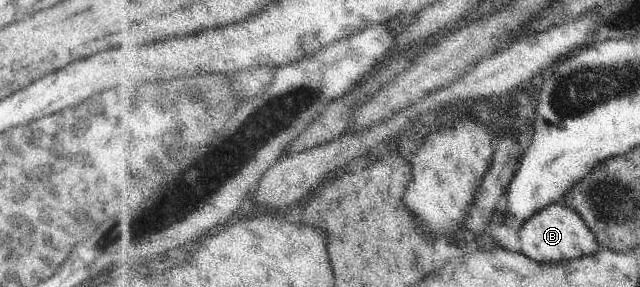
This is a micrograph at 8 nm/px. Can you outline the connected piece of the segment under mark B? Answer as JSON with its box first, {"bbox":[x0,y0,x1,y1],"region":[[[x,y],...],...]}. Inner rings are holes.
{"bbox":[521,202,599,262],"region":[[[563,202],[552,204],[542,213],[534,215],[523,227],[521,242],[523,242],[523,252],[531,254],[533,258],[539,258],[541,262],[571,260],[595,252],[599,248],[595,234],[587,228],[578,211]]]}

